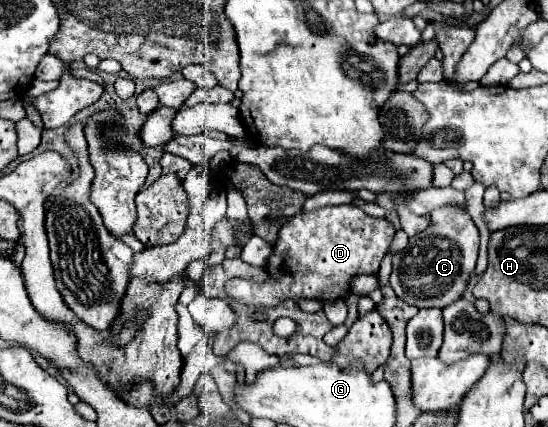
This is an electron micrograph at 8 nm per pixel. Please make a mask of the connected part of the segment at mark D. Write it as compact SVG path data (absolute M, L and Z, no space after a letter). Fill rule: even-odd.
M353 204L319 208L307 214L299 212L279 230L279 240L267 264L271 280L265 284L227 284L227 292L239 302L255 306L275 306L283 298L297 300L299 296L325 302L343 298L349 292L349 280L353 276L379 272L393 234L393 224L385 218L373 218Z

